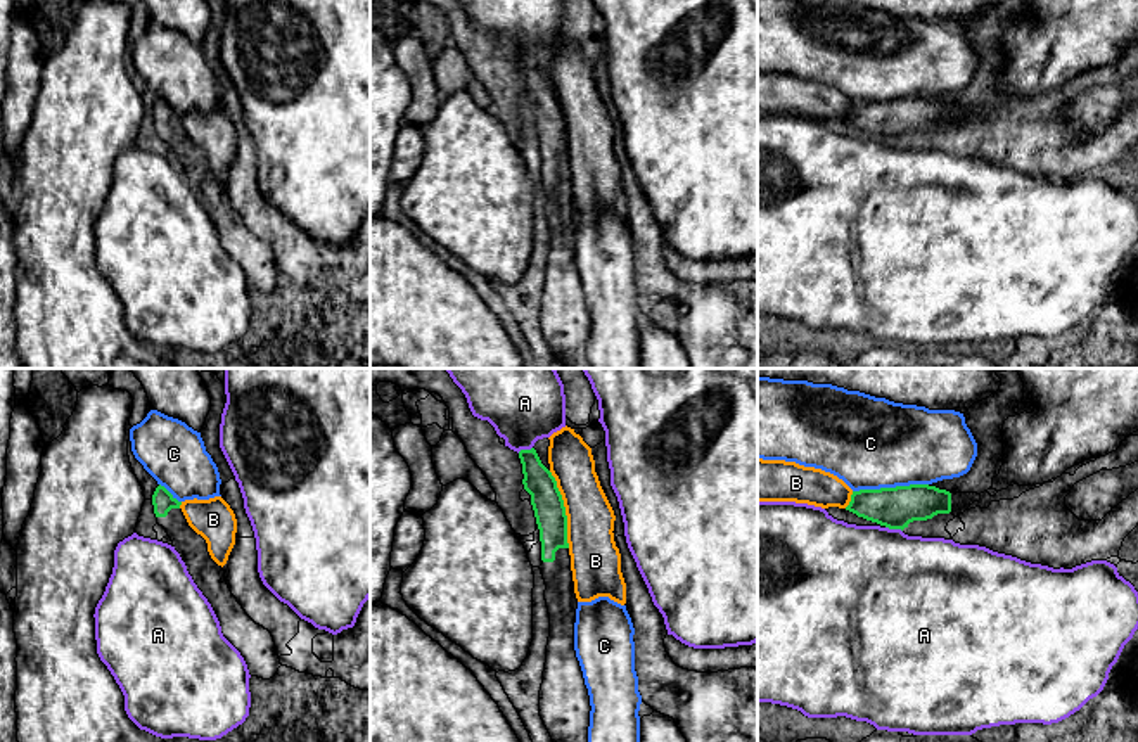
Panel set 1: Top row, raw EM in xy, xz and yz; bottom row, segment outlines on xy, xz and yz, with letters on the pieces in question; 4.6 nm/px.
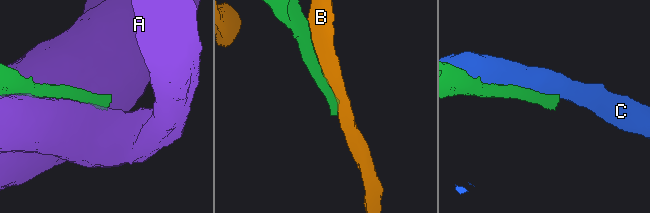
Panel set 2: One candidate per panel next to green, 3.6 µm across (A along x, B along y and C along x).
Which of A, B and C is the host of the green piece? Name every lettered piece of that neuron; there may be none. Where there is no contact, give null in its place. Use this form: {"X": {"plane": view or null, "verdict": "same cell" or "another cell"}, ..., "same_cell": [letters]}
{"A": {"plane": "yz", "verdict": "another cell"}, "B": {"plane": "xz", "verdict": "another cell"}, "C": {"plane": "yz", "verdict": "another cell"}, "same_cell": []}

